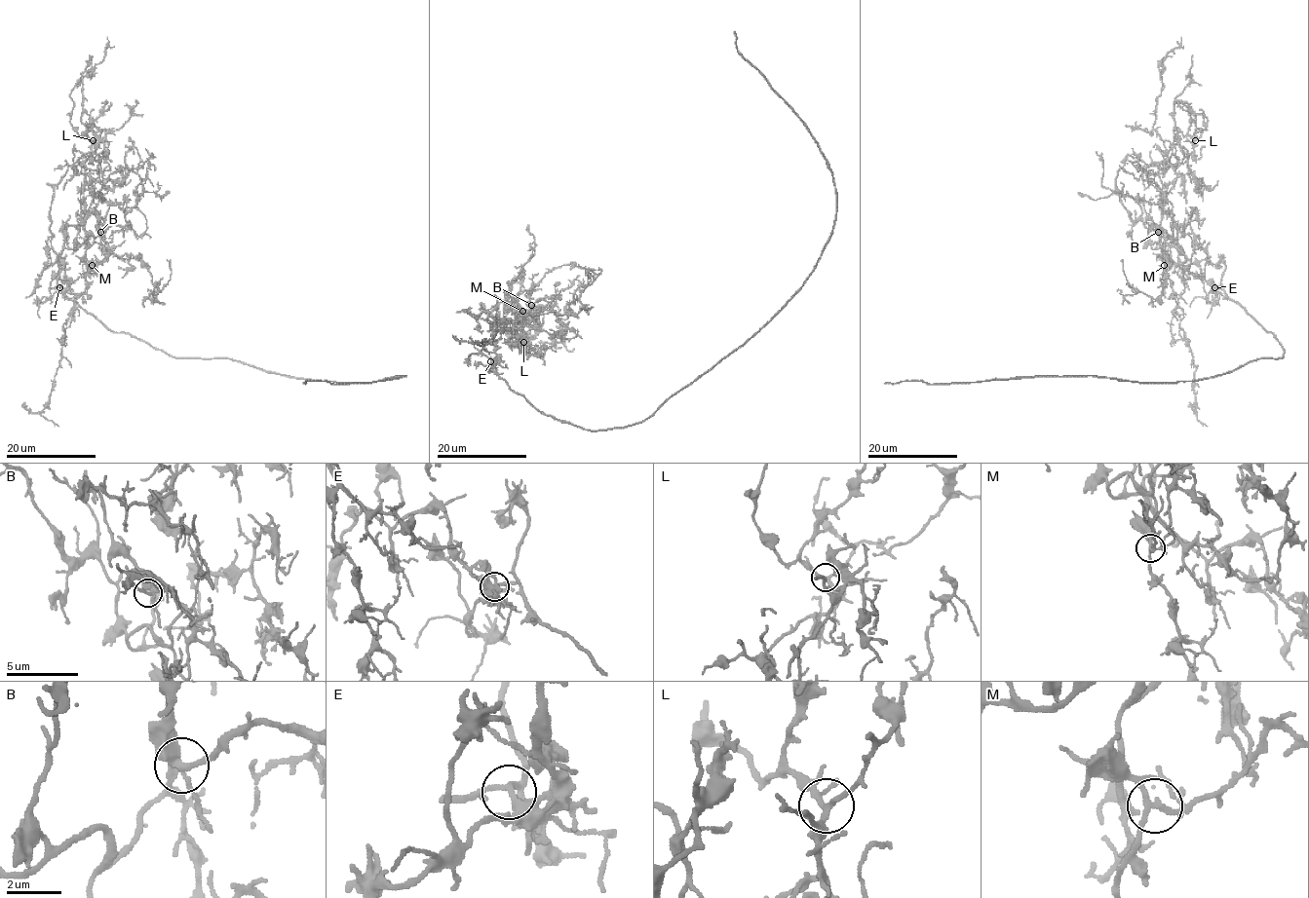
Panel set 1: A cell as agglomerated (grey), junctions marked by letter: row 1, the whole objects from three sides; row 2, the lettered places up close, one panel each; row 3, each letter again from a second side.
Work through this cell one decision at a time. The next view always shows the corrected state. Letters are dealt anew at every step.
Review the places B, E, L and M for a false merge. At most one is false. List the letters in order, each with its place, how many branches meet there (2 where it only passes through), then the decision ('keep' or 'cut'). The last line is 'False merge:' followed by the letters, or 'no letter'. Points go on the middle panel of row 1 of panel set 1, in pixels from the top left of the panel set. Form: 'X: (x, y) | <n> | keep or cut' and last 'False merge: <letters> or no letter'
B: (531, 305) | 4 | keep
E: (490, 361) | 4 | cut
L: (523, 342) | 4 | keep
M: (522, 311) | 4 | keep
False merge: E

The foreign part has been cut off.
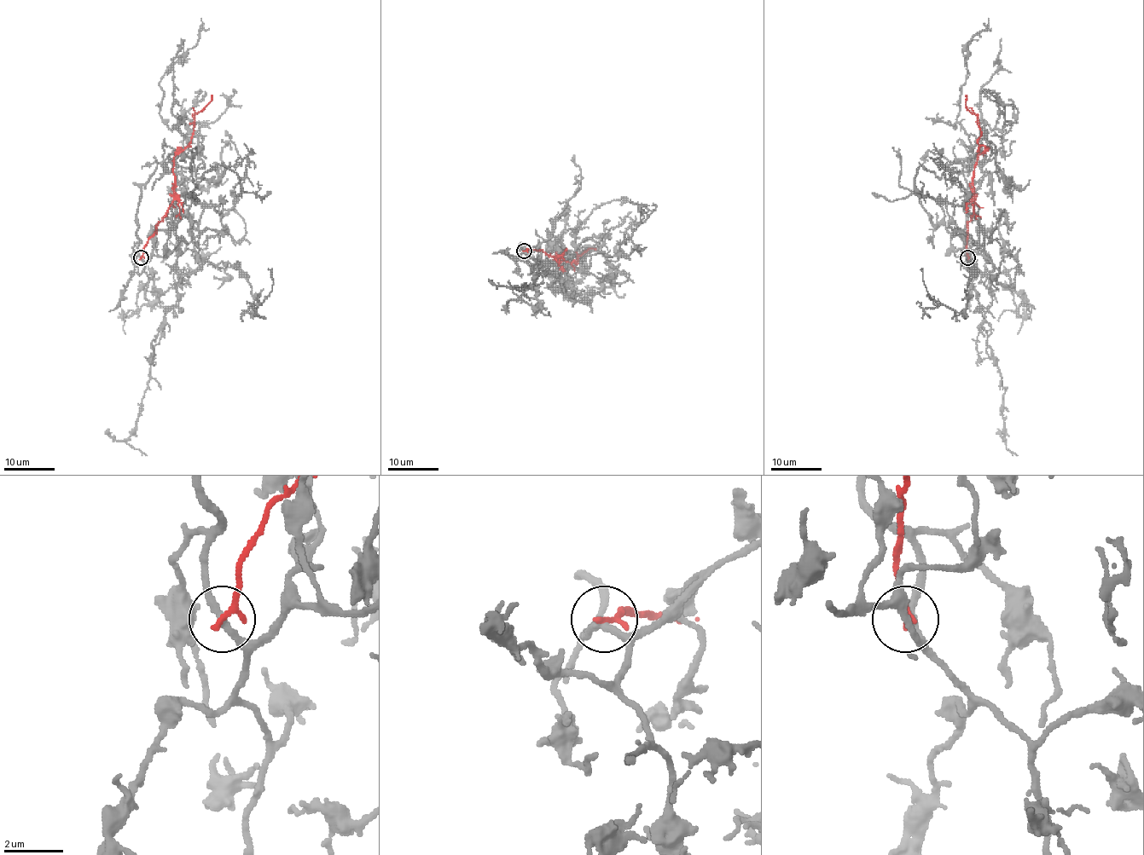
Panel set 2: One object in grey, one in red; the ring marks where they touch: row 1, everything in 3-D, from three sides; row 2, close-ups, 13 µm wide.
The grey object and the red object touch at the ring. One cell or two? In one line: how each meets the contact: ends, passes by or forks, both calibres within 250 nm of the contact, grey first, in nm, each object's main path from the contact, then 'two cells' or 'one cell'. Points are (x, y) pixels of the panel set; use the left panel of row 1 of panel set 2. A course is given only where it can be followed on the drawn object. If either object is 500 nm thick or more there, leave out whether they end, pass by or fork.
grey passes by; red ends; calibres 240 and 240 nm; course grey (140, 258), (142, 186), (154, 157), (174, 170), (187, 144), (171, 112), (173, 60), (196, 44), (201, 18); course red (140, 258), (148, 239), (174, 199), (173, 162), (177, 154), (191, 141), (194, 114), (211, 100), (211, 95); two cells

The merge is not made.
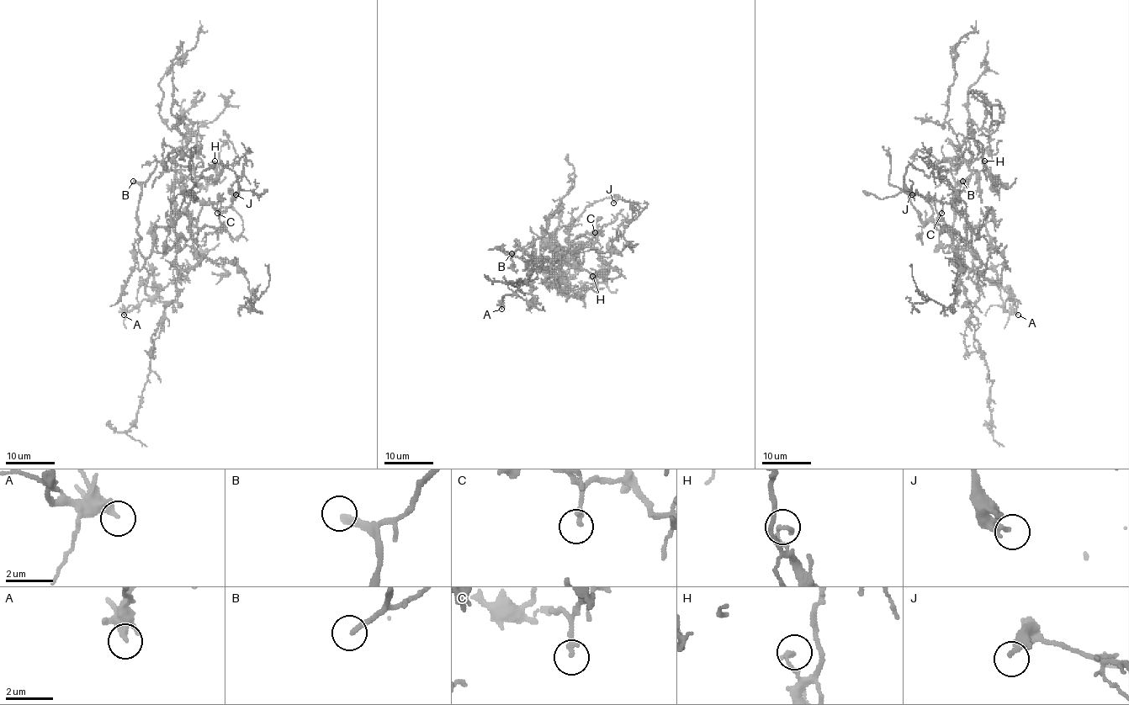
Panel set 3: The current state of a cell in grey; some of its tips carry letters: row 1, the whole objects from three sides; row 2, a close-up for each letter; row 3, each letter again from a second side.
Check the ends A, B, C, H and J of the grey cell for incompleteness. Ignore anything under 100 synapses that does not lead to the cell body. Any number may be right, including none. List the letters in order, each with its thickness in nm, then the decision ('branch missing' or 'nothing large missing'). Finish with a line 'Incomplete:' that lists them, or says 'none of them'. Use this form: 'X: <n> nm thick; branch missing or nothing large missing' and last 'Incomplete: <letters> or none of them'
A: 240 nm thick; nothing large missing
B: 240 nm thick; branch missing
C: 200 nm thick; nothing large missing
H: 200 nm thick; nothing large missing
J: 240 nm thick; nothing large missing
Incomplete: B

